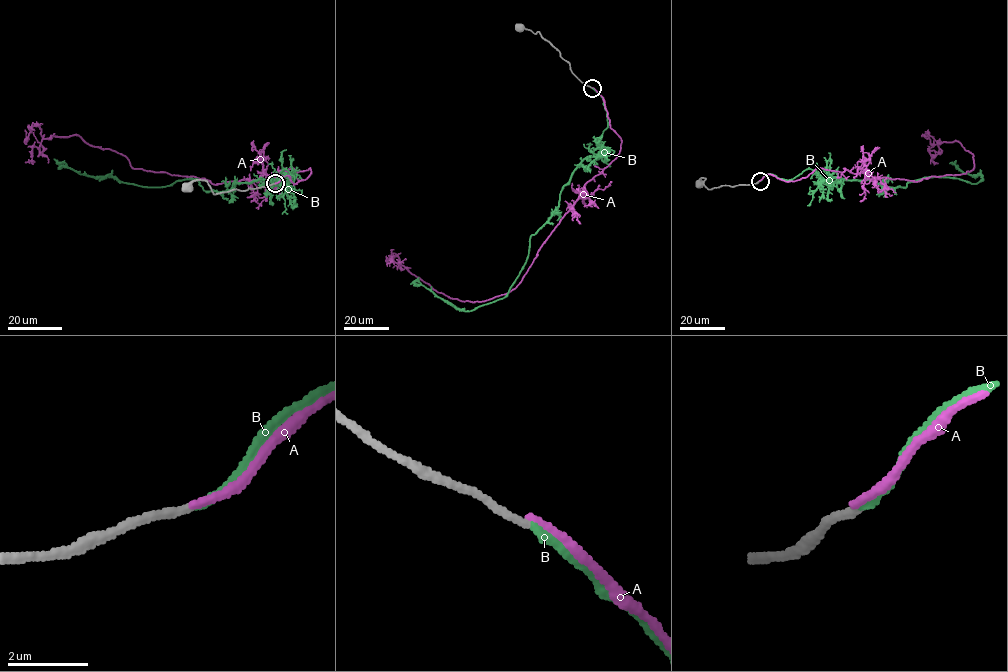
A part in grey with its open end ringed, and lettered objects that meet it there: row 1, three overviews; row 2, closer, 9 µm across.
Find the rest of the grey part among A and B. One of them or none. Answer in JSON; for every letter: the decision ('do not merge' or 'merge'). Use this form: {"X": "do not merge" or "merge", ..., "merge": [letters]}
{"A": "do not merge", "B": "merge", "merge": ["B"]}

